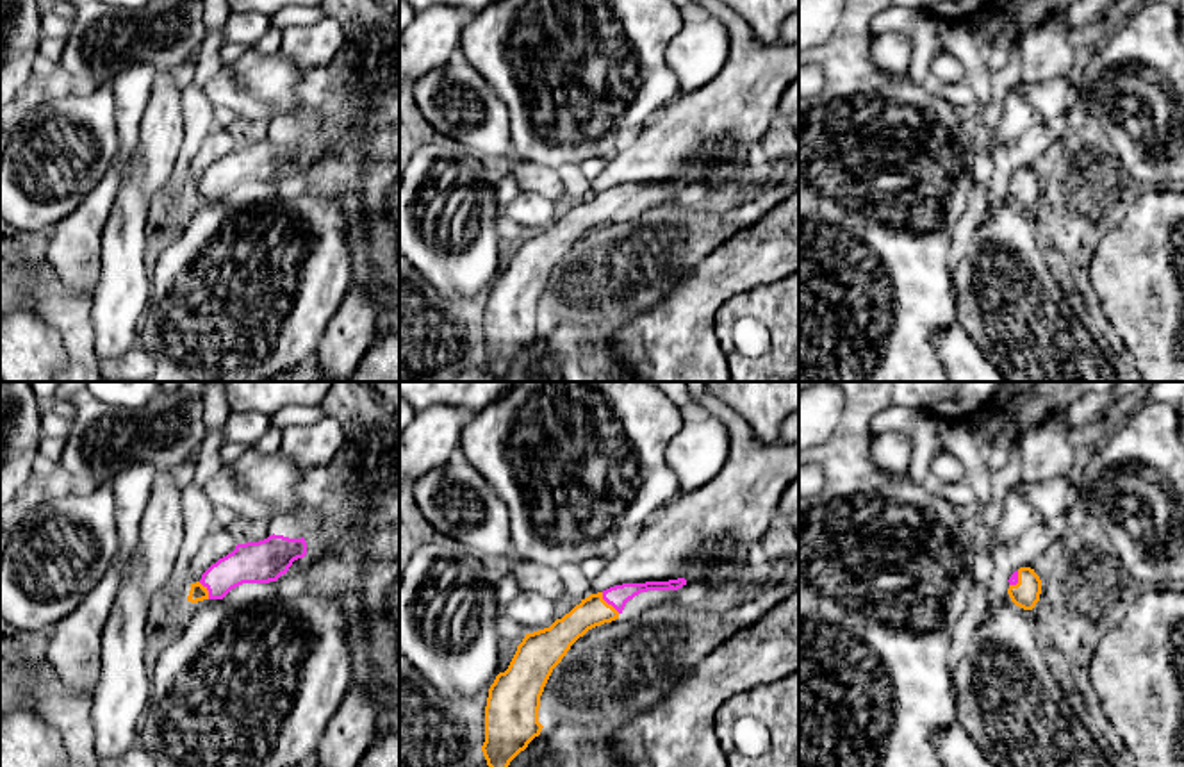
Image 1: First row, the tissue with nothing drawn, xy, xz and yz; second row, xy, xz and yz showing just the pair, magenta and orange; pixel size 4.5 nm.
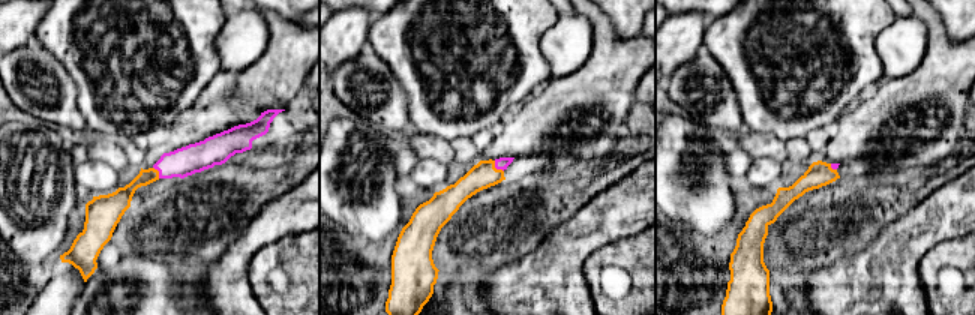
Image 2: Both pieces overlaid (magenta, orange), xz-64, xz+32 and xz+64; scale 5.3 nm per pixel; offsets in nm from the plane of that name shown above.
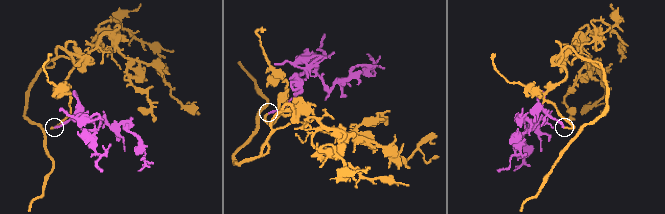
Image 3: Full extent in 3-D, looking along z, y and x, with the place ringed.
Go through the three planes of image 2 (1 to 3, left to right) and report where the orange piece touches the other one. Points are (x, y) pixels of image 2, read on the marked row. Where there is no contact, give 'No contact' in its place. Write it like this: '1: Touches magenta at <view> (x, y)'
1: Touches magenta at xz-64 (159, 173)
2: Touches magenta at xz+32 (497, 168)
3: Touches magenta at xz+64 (833, 168)

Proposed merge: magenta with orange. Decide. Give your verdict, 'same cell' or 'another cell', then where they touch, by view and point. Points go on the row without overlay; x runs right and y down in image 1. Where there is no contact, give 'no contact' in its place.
same cell | xz (608, 204)

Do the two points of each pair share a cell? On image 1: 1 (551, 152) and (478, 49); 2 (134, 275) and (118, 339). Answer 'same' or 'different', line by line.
1: same
2: same

